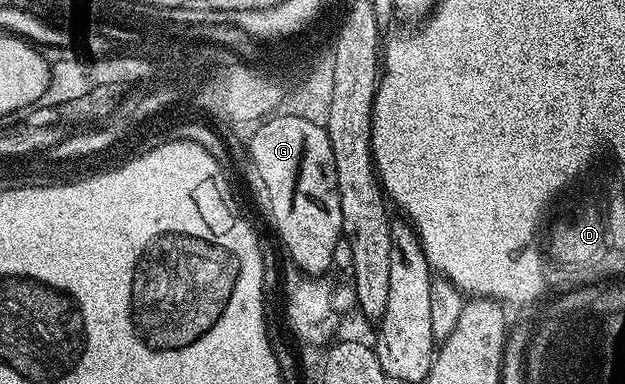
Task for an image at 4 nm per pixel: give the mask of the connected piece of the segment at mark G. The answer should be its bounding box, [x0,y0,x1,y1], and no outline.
[251,116,343,278]

